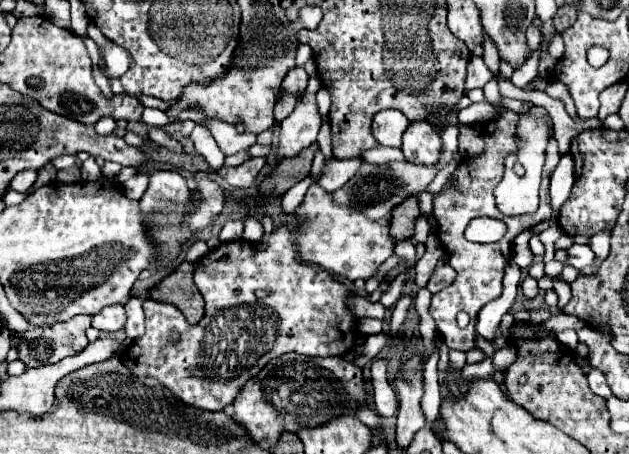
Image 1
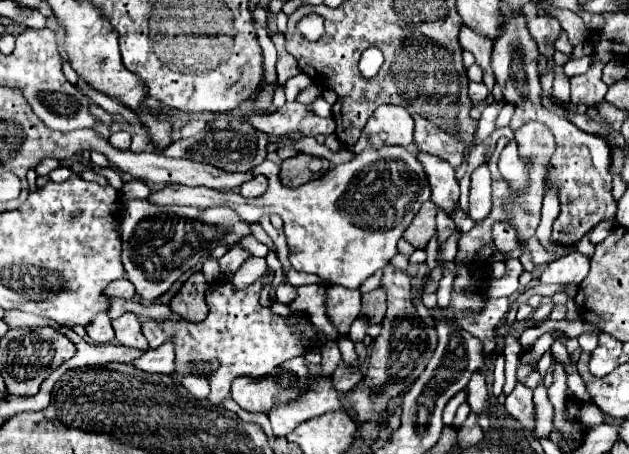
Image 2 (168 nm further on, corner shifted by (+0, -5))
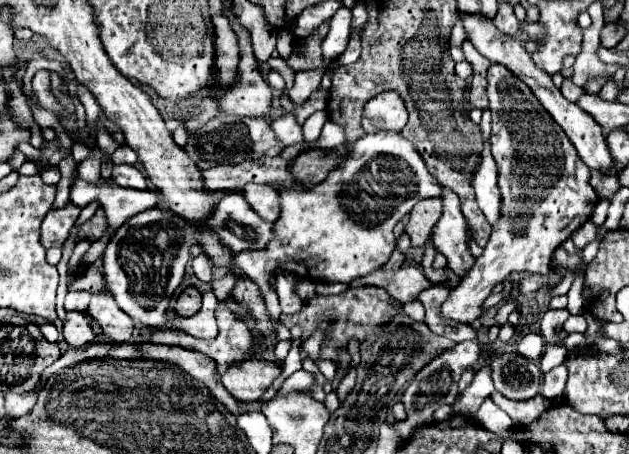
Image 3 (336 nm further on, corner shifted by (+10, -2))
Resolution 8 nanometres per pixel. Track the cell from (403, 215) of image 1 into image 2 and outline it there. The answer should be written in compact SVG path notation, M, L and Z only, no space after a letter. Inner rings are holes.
M426 202L422 210L416 214L408 230L404 232L404 240L408 240L414 248L426 248L430 238L436 234L436 206Z

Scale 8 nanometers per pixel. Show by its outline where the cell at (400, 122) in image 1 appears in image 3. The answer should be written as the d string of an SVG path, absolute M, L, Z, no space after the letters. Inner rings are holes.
M394 91L376 95L364 105L364 115L362 115L364 133L378 133L378 131L400 133L406 121L408 121L408 113L404 101Z

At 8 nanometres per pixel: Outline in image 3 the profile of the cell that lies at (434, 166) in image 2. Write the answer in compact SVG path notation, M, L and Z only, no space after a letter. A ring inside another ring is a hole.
M442 187L440 199L444 213L432 229L432 241L434 247L448 259L448 267L452 267L462 277L470 269L470 263L474 263L474 257L466 243L468 225L460 211L460 199L458 195L454 195L454 191Z

